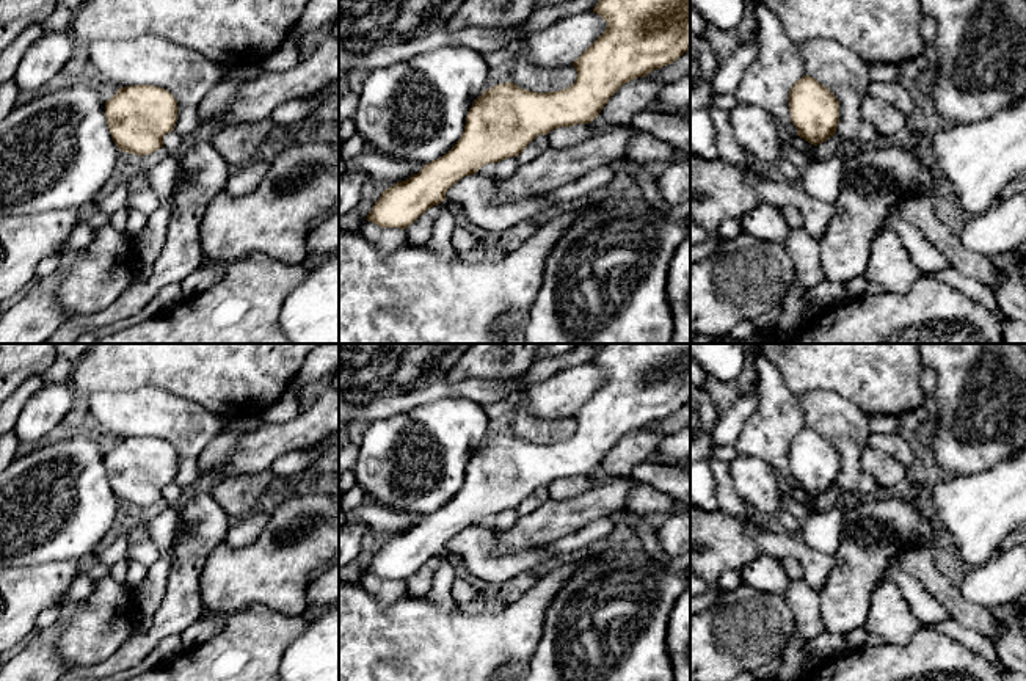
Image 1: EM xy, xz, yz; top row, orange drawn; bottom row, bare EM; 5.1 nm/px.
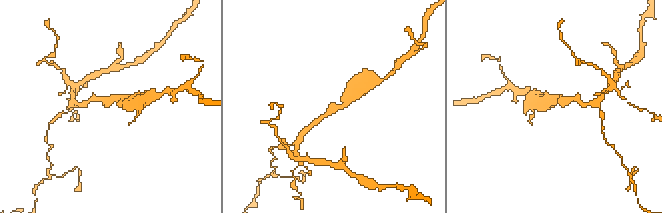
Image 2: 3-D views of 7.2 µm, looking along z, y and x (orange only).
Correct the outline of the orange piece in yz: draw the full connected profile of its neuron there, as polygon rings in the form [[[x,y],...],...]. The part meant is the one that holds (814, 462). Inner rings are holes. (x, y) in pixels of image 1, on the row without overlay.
[[[803,427],[789,442],[791,472],[797,488],[817,497],[836,485],[839,452],[816,430]]]

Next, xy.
[[[160,438],[119,439],[105,453],[105,469],[116,497],[140,508],[163,499],[163,490],[177,474],[177,452]]]

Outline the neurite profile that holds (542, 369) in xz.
[[[577,345],[563,355],[535,359],[529,373],[521,380],[519,391],[543,383],[562,370],[593,362],[601,348],[602,345]]]

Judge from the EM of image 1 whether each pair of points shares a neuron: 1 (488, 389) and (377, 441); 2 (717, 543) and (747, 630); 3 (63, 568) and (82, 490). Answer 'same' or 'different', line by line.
1: different
2: different
3: different

